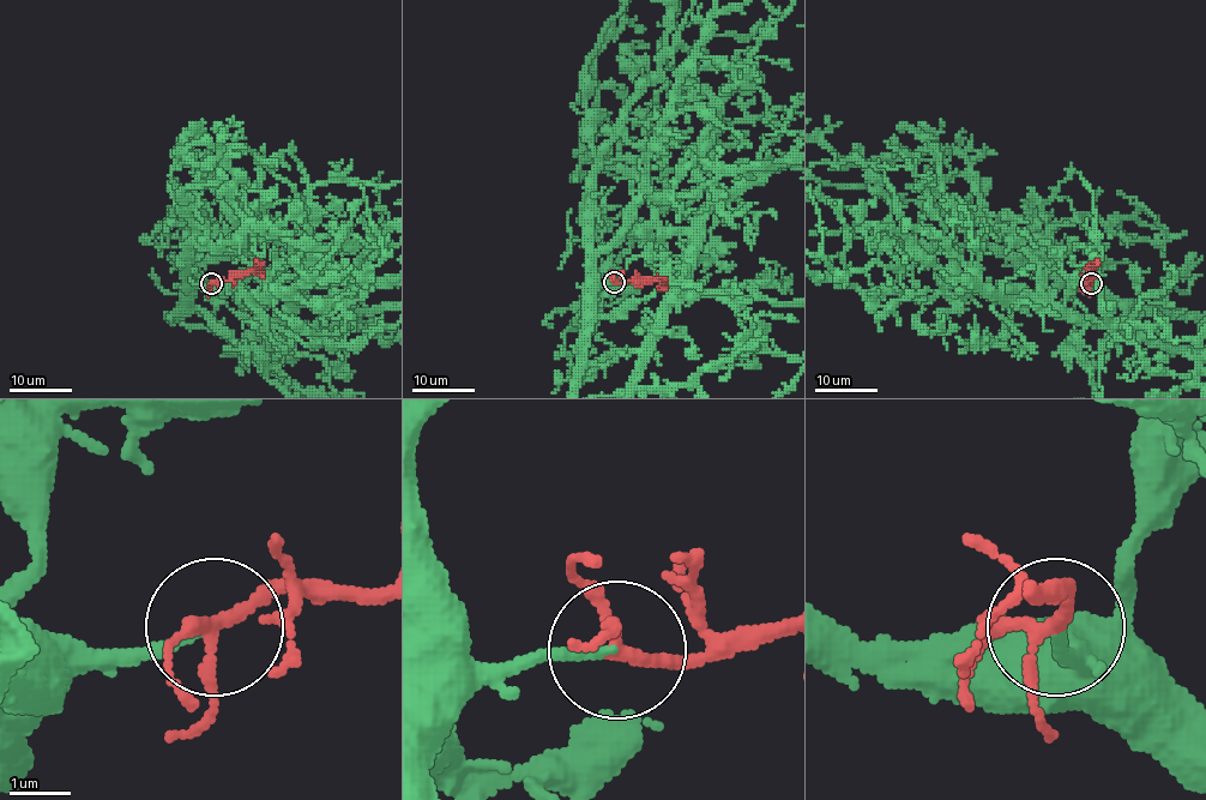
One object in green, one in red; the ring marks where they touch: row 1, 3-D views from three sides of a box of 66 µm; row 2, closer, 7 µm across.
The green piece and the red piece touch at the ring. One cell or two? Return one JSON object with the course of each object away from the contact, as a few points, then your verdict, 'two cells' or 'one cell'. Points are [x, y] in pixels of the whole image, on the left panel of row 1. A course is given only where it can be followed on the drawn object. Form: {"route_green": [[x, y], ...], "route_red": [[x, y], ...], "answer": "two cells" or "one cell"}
{"route_red": [[212, 283], [259, 272], [260, 263]], "answer": "one cell"}

